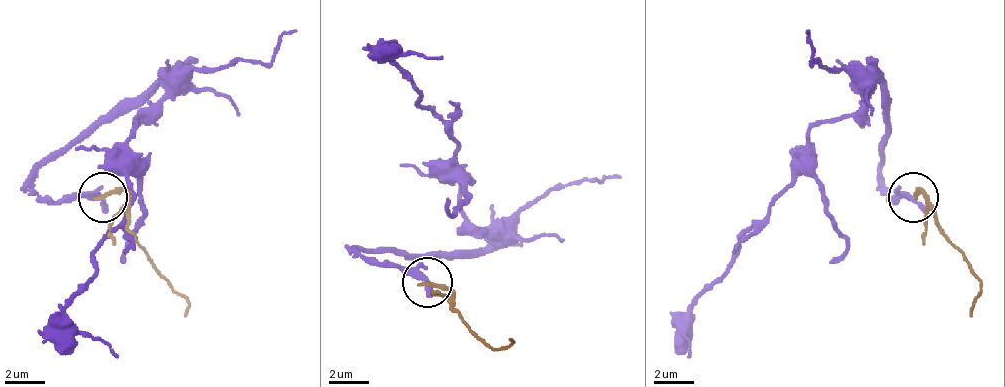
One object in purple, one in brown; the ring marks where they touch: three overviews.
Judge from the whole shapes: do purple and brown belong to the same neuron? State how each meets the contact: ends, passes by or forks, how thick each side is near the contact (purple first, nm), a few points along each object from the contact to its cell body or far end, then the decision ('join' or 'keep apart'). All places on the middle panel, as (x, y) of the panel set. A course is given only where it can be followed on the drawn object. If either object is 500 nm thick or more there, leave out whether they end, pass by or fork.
purple passes by; brown ends there; 240 nm thick on the purple side, 240 nm on the other; purple runs (428, 278), (378, 268), (359, 253), (478, 253), (488, 243), (453, 179), (458, 144), (388, 59), (443, 54); brown runs (428, 283), (438, 283), (448, 293), (458, 318), (493, 348), (513, 343), (508, 338); keep apart

